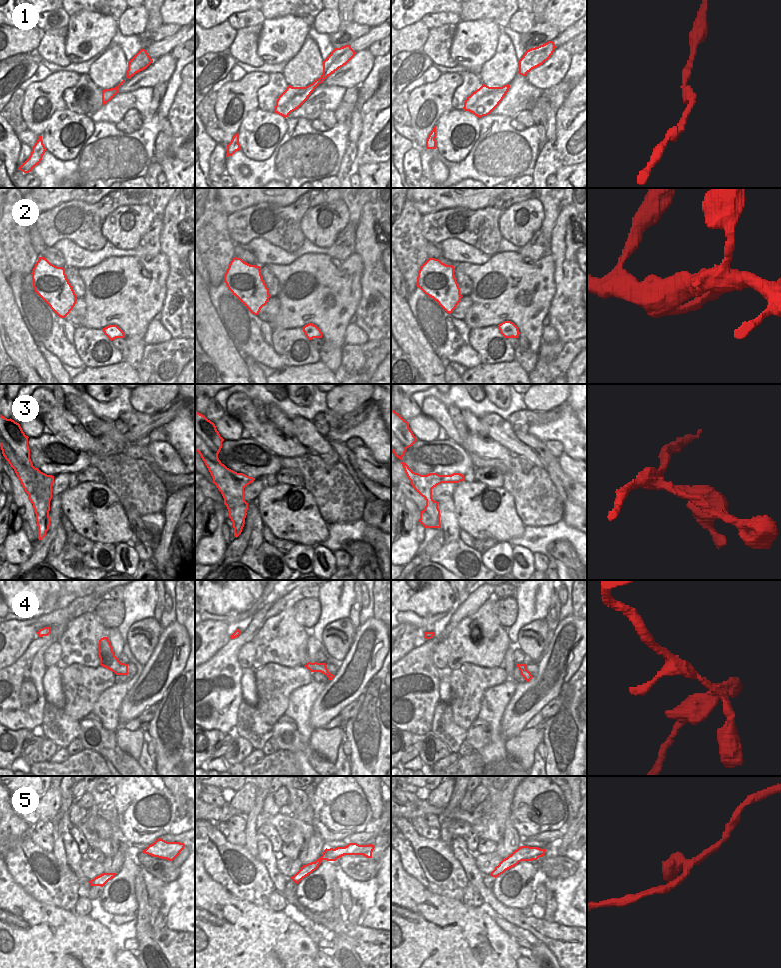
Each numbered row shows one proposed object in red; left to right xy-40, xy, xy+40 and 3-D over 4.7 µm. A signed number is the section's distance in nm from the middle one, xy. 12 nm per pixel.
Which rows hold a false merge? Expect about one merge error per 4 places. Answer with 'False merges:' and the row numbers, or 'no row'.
False merges: 3

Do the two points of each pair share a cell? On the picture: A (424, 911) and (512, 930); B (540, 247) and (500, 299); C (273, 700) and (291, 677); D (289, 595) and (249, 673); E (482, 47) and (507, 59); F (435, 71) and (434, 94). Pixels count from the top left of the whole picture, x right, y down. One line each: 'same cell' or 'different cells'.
A: different cells
B: different cells
C: same cell
D: different cells
E: different cells
F: different cells

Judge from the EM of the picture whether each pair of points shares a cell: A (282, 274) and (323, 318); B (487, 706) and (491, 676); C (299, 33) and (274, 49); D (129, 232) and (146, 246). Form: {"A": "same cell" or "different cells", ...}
{"A": "same cell", "B": "different cells", "C": "same cell", "D": "different cells"}

